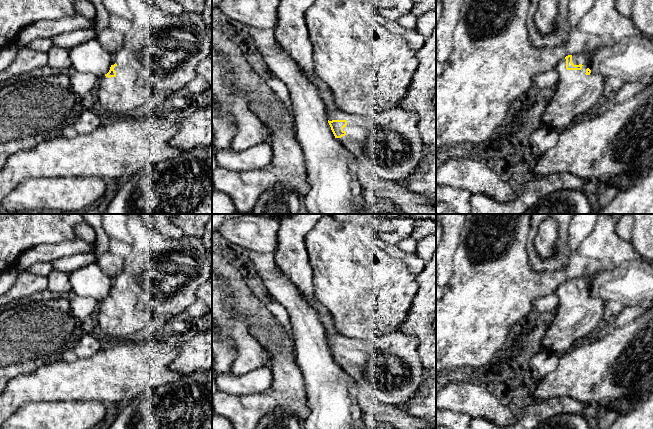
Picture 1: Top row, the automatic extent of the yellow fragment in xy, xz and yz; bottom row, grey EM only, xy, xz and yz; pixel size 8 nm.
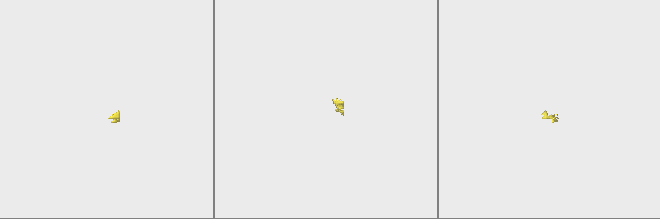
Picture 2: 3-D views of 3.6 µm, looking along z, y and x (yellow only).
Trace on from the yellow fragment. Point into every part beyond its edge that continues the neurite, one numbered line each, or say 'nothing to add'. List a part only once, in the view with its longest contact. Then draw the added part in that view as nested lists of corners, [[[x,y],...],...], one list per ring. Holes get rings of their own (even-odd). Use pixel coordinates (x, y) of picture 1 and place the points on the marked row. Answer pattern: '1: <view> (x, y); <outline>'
1: yz (576, 94); [[[583,51],[572,55],[574,65],[582,64],[581,70],[567,70],[566,59],[563,58],[555,68],[558,72],[559,81],[552,99],[547,104],[541,123],[561,132],[567,126],[581,117],[588,115],[589,111],[595,108],[601,101],[605,88],[605,78],[597,73],[591,72],[586,75],[586,69],[590,69],[590,58],[594,51]]]

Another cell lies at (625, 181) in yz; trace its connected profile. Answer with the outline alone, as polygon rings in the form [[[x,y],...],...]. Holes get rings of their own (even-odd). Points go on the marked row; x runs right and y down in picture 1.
[[[643,172],[637,176],[633,176],[633,175],[627,174],[627,173],[624,173],[622,175],[608,177],[603,180],[600,180],[600,183],[613,185],[613,186],[617,187],[619,189],[619,191],[624,191],[624,190],[629,189],[633,185],[633,183],[642,174],[643,174]]]

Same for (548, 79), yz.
[[[551,69],[549,71],[537,74],[533,78],[533,85],[542,89],[546,89],[556,87],[558,81],[559,81],[558,72],[556,71],[556,69]]]

